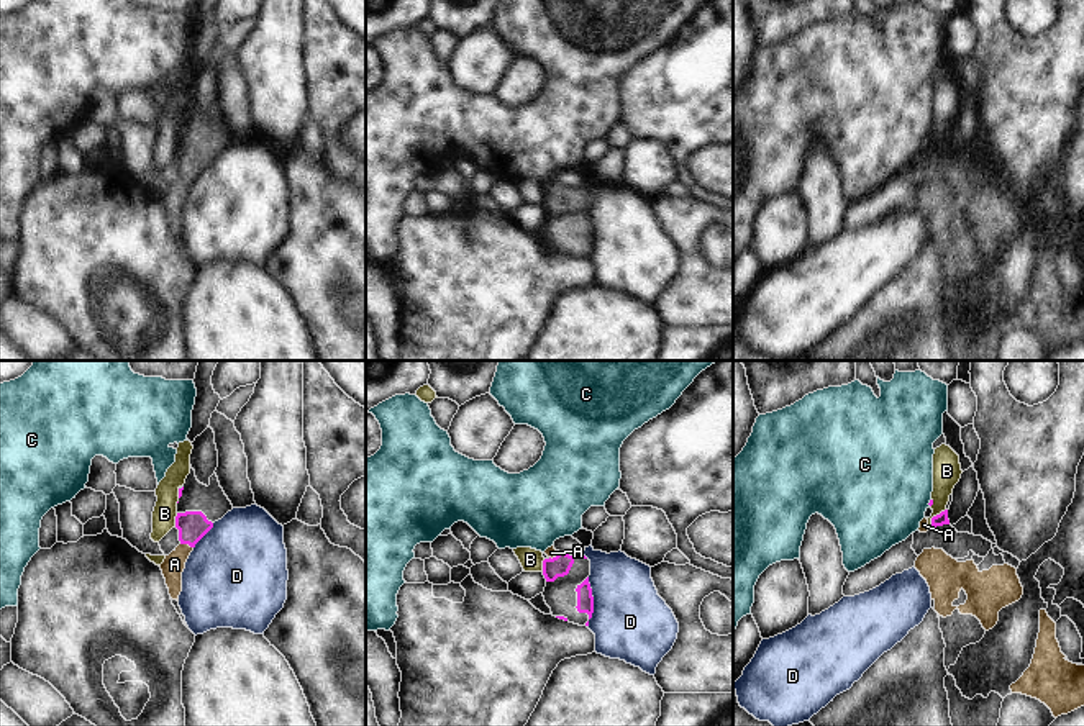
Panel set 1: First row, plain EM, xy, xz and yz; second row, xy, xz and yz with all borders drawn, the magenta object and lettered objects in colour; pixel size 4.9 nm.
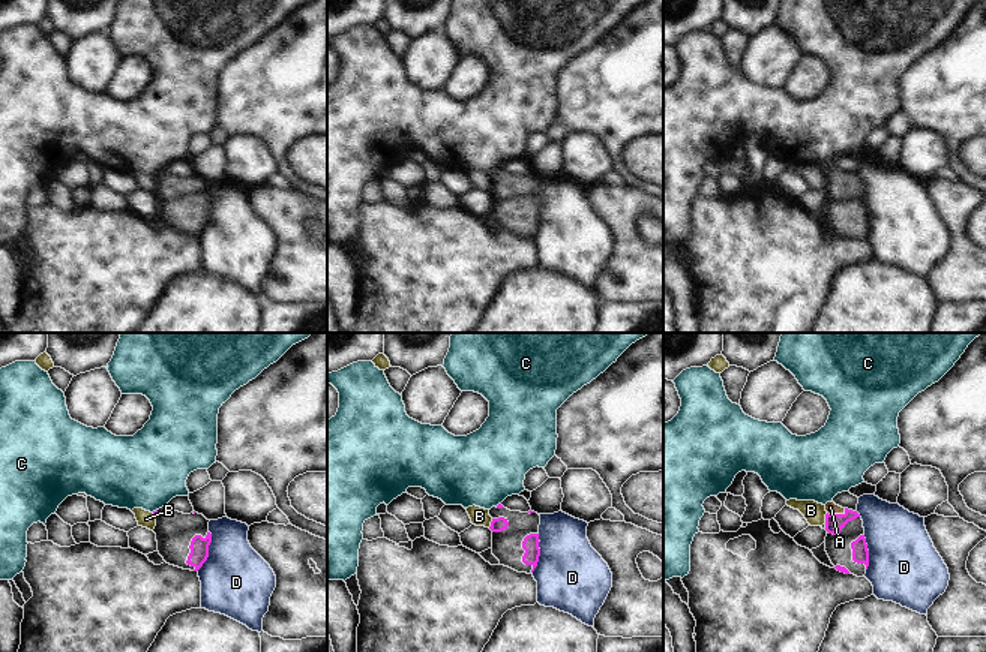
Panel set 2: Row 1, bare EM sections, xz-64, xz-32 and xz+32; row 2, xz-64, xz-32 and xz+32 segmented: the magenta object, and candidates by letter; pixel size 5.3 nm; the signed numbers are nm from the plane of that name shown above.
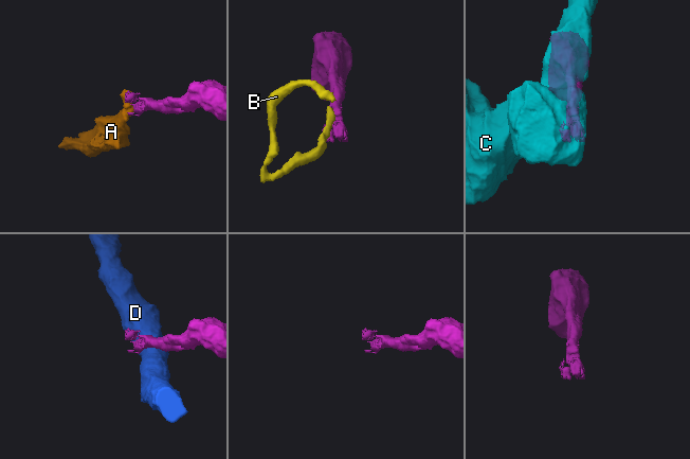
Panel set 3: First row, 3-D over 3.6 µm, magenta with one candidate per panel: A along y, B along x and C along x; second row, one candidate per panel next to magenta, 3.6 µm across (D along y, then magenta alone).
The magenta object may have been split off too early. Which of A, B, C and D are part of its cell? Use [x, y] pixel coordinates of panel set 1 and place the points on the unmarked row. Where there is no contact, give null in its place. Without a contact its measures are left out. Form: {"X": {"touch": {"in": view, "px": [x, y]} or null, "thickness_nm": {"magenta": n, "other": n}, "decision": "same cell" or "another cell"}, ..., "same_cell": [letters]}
{"A": {"touch": {"in": "xy", "px": [187, 176]}, "thickness_nm": {"magenta": 150, "other": 110}, "decision": "same cell"}, "B": {"touch": {"in": "yz", "px": [933, 149]}, "thickness_nm": {"magenta": 60, "other": 140}, "decision": "another cell"}, "C": {"touch": {"in": "yz", "px": [930, 135]}, "thickness_nm": {"magenta": 20, "other": 480}, "decision": "another cell"}, "D": {"touch": {"in": "xz", "px": [592, 235]}, "thickness_nm": {"magenta": 80, "other": 380}, "decision": "another cell"}, "same_cell": ["A"]}

